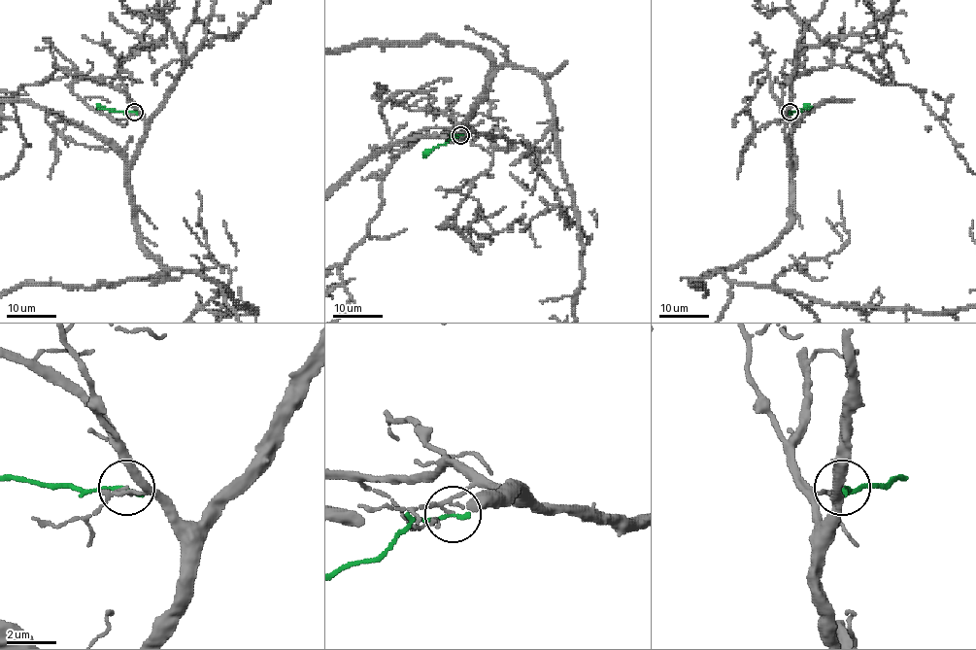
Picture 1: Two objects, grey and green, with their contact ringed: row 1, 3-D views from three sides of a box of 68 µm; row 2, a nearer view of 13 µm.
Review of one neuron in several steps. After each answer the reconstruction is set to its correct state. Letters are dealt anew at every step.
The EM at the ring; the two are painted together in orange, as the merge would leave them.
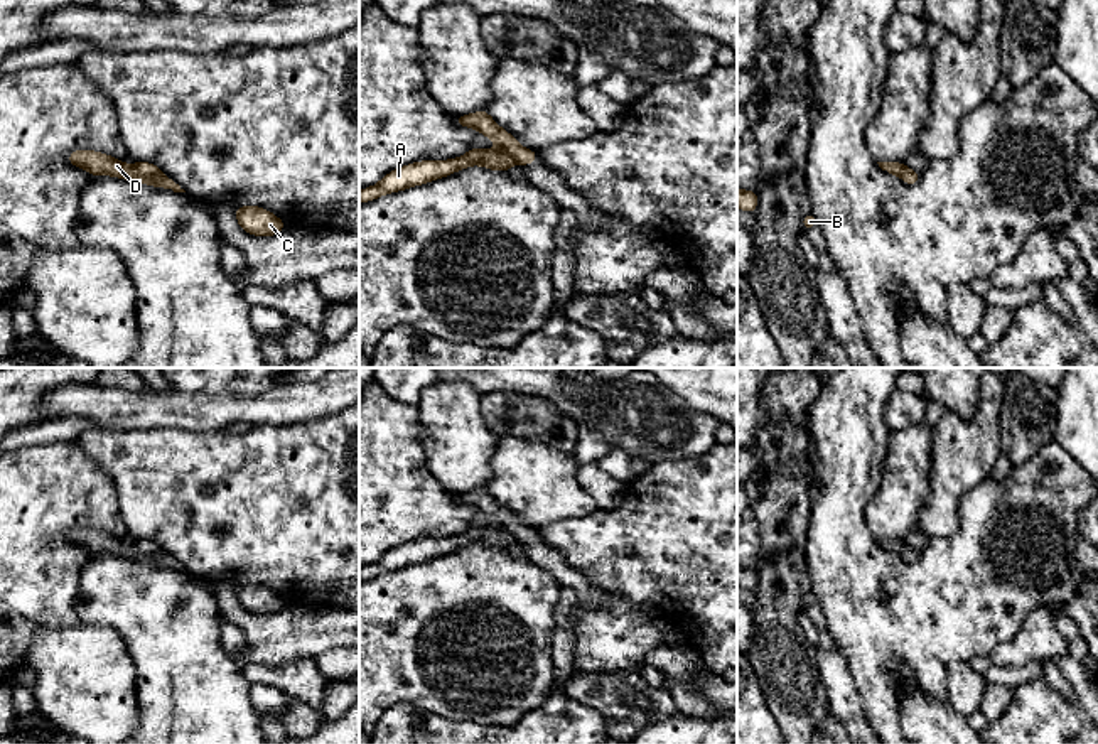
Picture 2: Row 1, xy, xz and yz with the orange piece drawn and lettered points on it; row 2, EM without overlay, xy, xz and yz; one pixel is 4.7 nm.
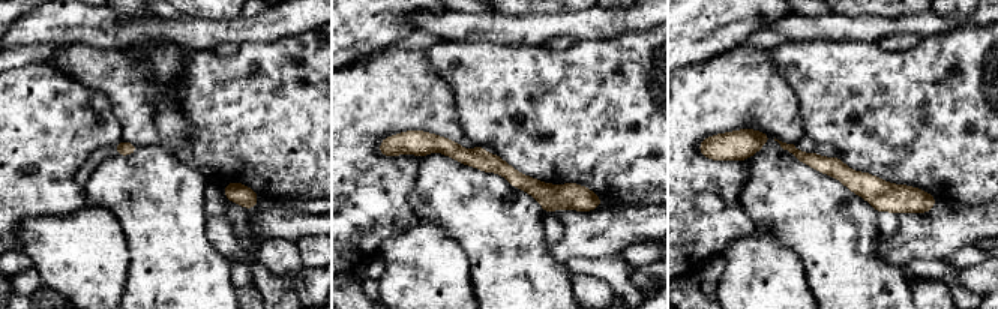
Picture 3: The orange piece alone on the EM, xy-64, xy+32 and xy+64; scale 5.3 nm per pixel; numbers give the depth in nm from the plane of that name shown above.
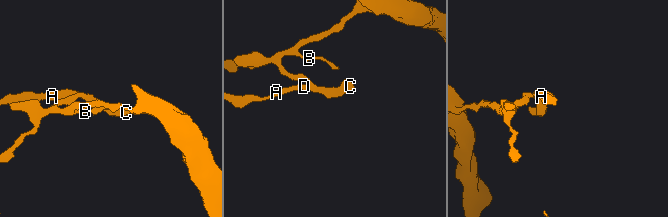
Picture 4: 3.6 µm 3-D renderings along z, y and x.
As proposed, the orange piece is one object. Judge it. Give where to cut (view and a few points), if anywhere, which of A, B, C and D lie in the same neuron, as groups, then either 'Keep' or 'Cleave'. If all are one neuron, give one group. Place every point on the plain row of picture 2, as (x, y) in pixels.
Split along xy (130, 544), (145, 554), (161, 552). Groups: A C D / B. Cleave

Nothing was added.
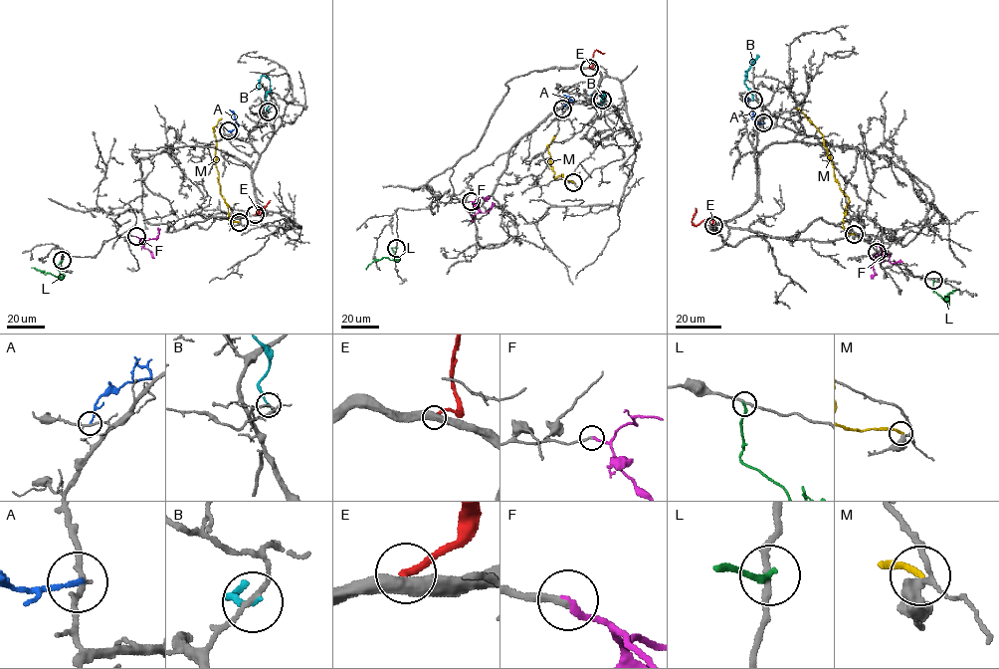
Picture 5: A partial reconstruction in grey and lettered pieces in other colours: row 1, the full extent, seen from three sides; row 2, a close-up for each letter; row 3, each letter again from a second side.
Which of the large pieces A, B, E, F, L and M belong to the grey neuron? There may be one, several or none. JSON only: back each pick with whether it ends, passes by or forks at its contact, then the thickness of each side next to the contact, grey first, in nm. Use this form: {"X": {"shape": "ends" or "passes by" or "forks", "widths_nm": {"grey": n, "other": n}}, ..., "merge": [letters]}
{"F": {"shape": "ends", "widths_nm": {"grey": 200, "other": 240}}, "merge": ["F"]}

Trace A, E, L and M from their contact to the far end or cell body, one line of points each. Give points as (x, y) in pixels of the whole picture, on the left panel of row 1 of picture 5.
A: (228, 130), (238, 125), (229, 110)
E: (255, 214), (259, 210), (260, 215), (271, 200)
L: (62, 260), (57, 268), (58, 277), (32, 268)
M: (239, 222), (228, 219), (228, 205), (218, 182), (214, 127), (221, 118)

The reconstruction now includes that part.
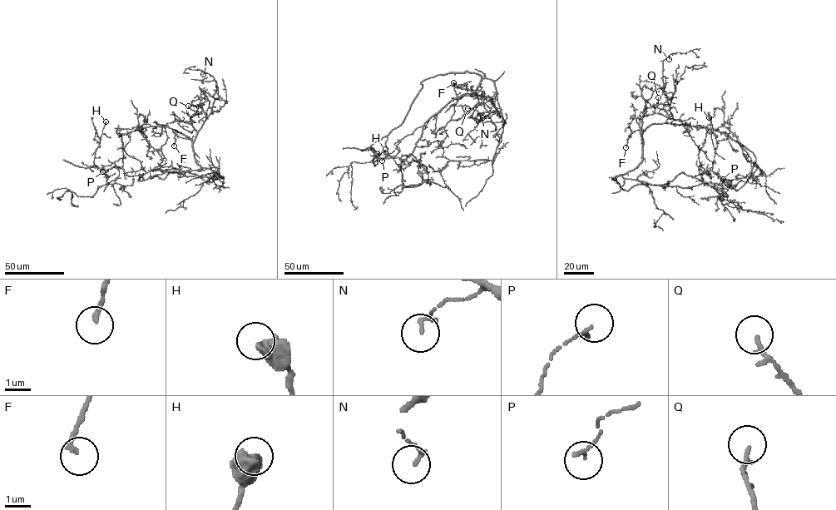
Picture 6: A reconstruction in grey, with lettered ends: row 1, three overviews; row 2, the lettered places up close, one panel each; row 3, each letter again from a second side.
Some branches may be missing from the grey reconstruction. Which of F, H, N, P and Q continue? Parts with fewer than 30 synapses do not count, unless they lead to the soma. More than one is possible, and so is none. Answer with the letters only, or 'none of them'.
none of them

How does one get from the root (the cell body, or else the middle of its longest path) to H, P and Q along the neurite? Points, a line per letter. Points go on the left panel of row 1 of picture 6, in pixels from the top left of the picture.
H: (191, 170), (166, 171), (141, 180), (140, 175), (129, 175), (118, 166), (106, 170), (92, 166), (106, 121)
P: (191, 170), (166, 171), (142, 180), (140, 175), (129, 175), (116, 165), (107, 170), (106, 180), (102, 171)
Q: (191, 170), (201, 169), (195, 161), (193, 142), (206, 116), (202, 109), (201, 113), (196, 113), (188, 106)

